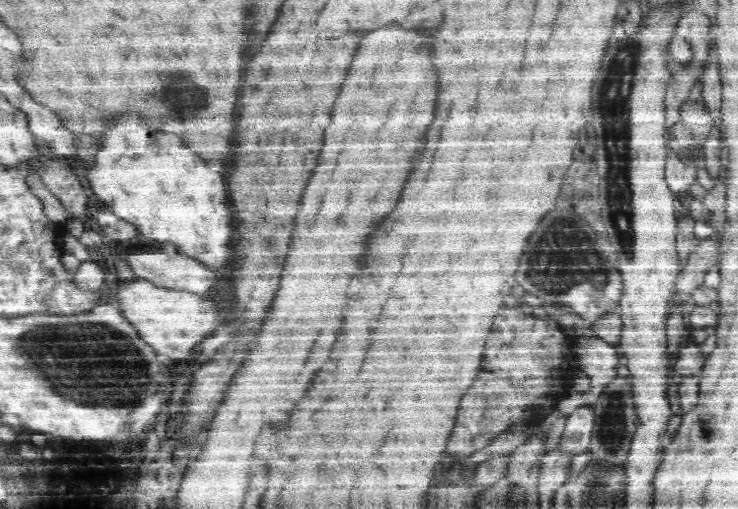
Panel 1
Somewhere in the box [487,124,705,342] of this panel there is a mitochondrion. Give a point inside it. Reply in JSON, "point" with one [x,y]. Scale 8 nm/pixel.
{"point":[562,261]}

